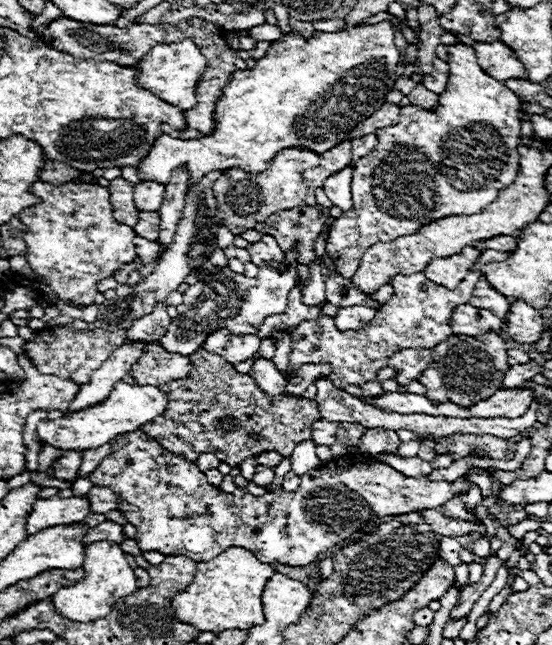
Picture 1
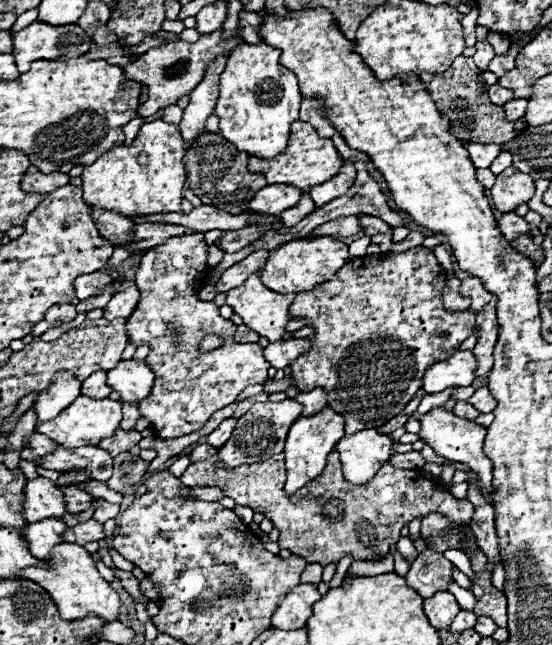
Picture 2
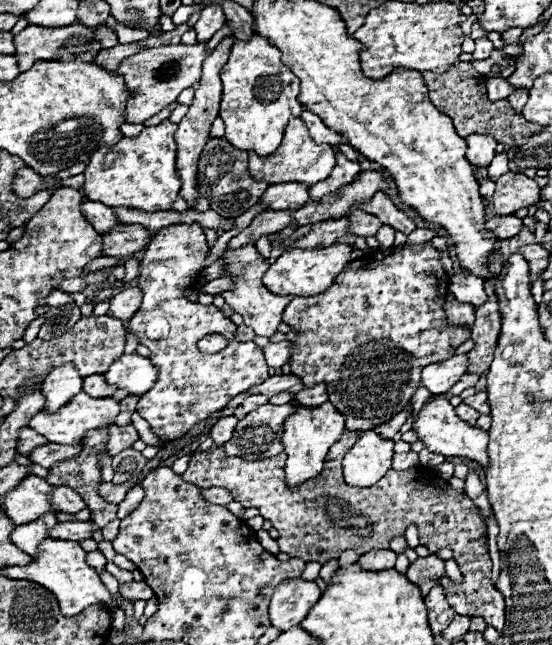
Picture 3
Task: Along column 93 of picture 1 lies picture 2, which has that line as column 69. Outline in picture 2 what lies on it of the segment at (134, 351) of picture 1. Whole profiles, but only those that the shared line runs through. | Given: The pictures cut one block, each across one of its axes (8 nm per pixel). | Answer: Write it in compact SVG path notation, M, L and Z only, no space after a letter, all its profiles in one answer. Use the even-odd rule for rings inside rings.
M62 372L54 378L54 384L38 394L38 400L34 404L38 424L52 420L62 412L62 408L68 408L78 396L80 396L80 380L74 378L68 372Z

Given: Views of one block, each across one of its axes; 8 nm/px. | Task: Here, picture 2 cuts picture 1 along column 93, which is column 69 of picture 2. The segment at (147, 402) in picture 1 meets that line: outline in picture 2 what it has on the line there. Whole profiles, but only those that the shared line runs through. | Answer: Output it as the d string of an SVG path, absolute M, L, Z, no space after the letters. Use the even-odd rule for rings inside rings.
M78 396L54 420L38 424L36 432L46 434L48 438L52 438L54 442L58 442L64 448L98 446L100 440L110 438L114 434L114 430L120 426L120 420L122 420L122 412L120 410L122 410L122 402L118 402L118 400L110 400L110 398L94 400L94 398L88 398L88 396Z

